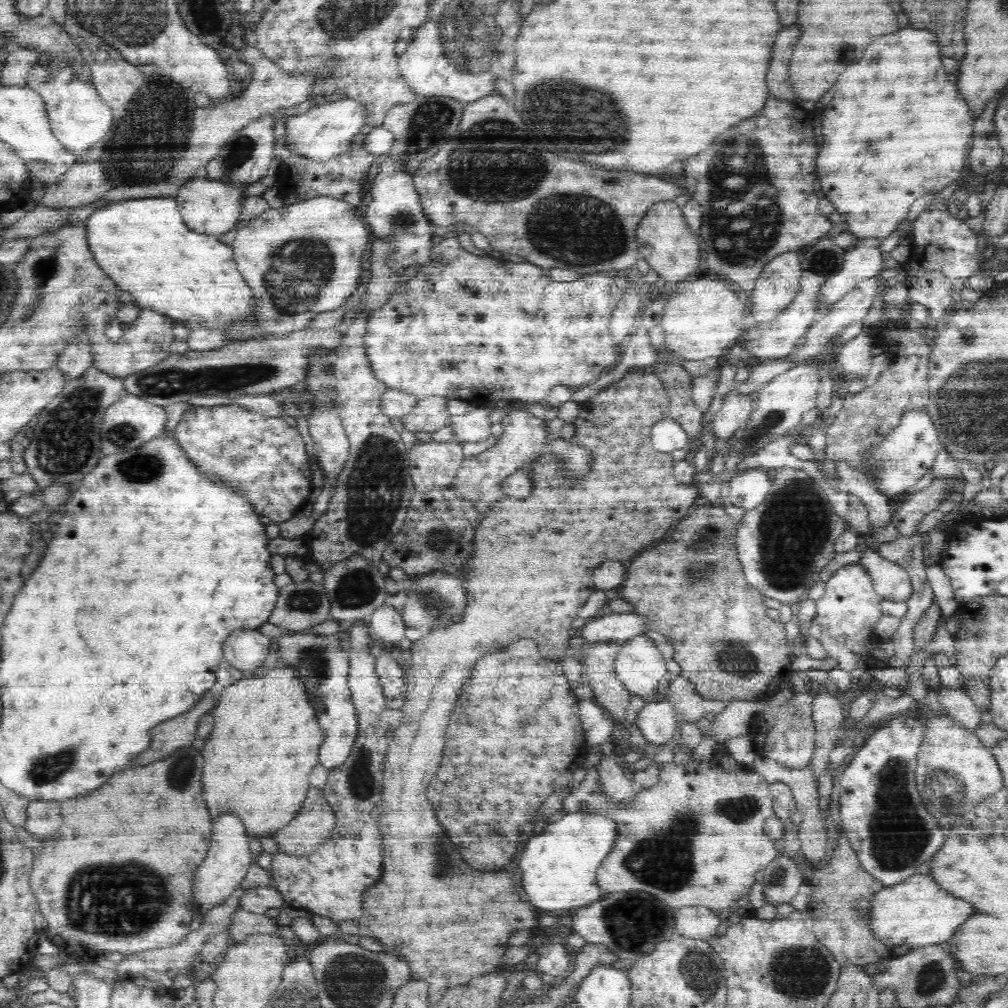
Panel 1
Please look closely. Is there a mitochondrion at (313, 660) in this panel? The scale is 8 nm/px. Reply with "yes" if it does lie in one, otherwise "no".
yes

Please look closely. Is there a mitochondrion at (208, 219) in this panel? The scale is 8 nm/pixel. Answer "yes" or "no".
no

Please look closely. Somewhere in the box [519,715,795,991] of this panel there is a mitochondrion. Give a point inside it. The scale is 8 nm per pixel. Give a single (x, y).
(663, 862)

